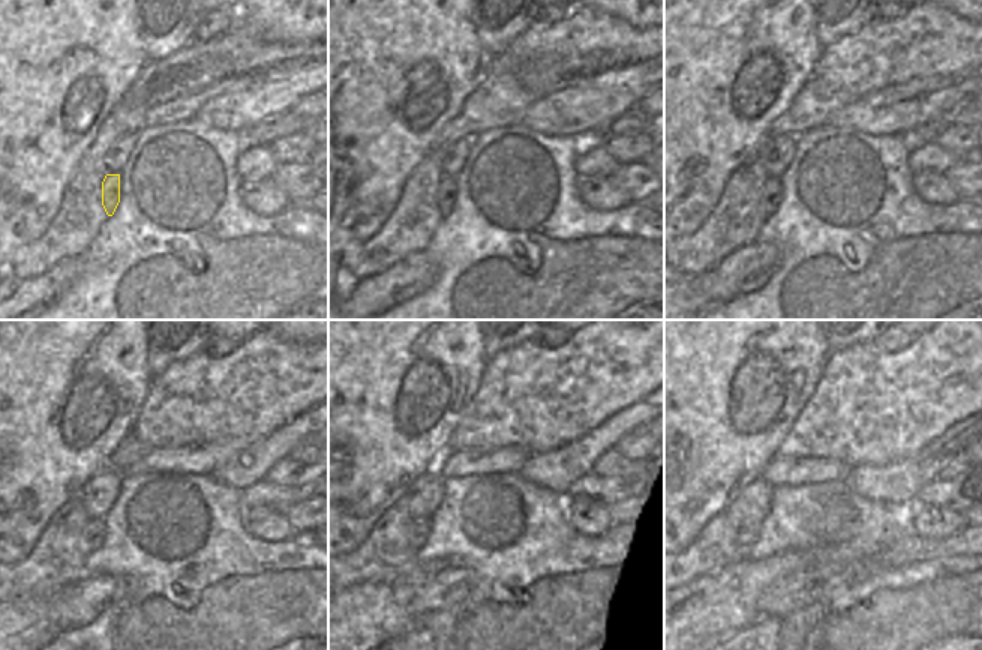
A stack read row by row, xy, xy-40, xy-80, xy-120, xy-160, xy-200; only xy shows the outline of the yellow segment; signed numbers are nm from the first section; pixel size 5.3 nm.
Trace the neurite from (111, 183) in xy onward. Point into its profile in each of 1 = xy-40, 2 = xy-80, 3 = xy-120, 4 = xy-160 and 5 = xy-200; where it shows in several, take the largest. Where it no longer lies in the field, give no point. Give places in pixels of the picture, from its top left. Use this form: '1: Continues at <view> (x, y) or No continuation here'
1: Continues at xy-40 (447, 186)
2: Continues at xy-80 (771, 194)
3: Continues at xy-120 (95, 533)
4: Continues at xy-160 (419, 529)
5: Continues at xy-200 (747, 535).

